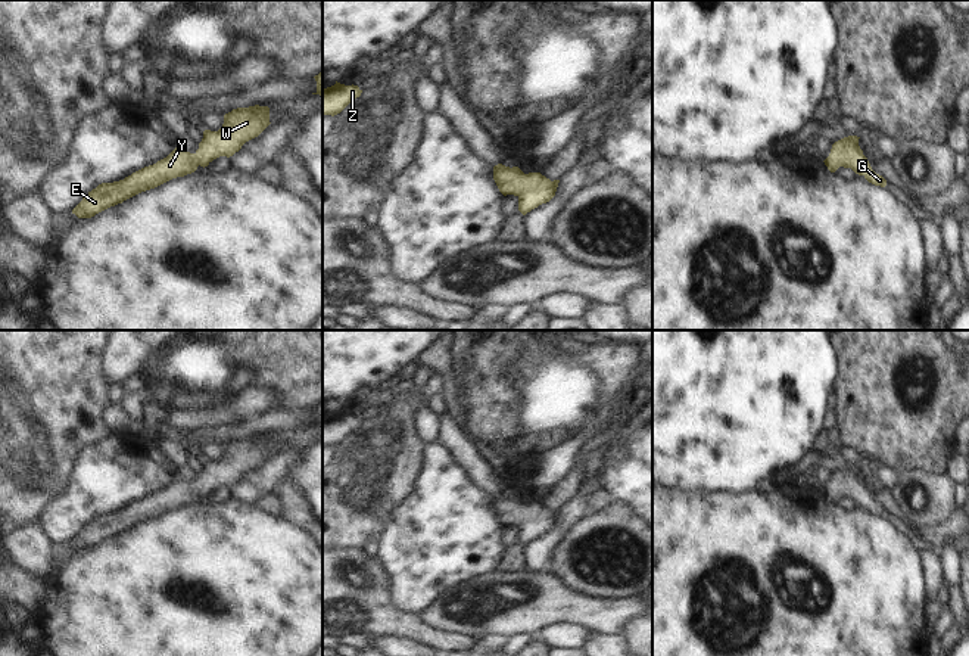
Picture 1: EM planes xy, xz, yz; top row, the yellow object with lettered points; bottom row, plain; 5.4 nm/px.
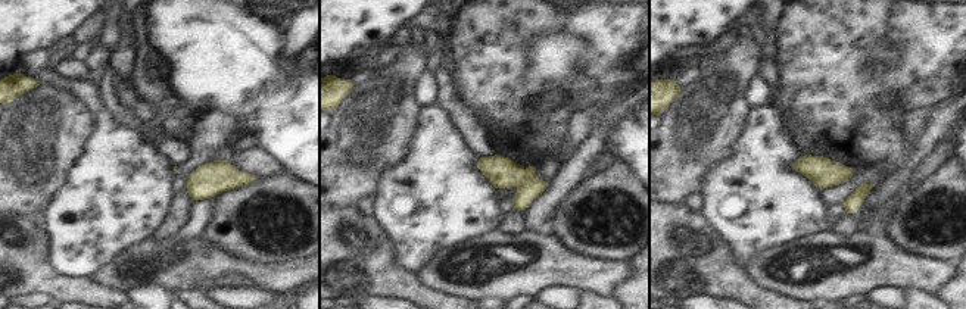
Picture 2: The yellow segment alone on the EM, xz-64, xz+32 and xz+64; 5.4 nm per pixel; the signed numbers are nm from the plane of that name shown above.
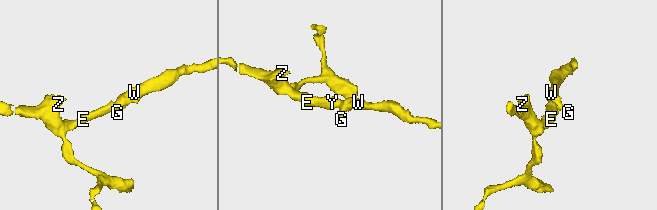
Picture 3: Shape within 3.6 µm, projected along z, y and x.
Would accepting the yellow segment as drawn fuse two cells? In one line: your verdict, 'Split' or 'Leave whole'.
Leave whole

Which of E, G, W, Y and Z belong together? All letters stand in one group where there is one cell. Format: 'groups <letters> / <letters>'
groups E G W Y Z

